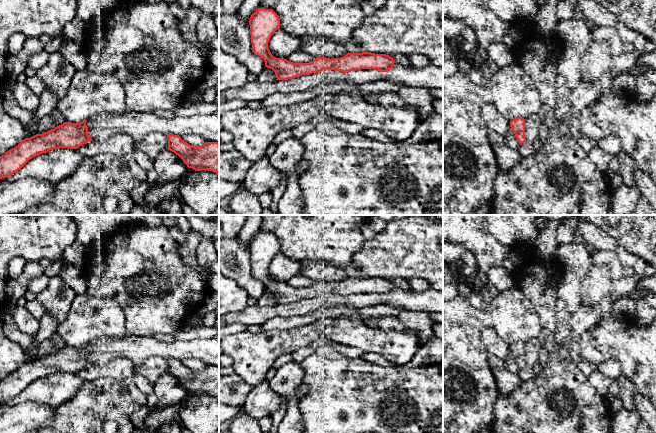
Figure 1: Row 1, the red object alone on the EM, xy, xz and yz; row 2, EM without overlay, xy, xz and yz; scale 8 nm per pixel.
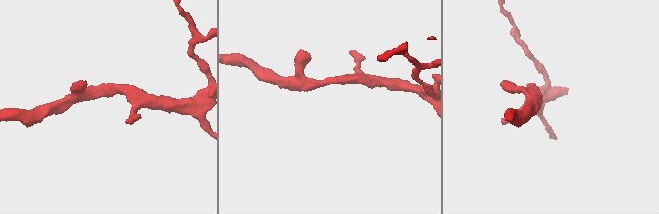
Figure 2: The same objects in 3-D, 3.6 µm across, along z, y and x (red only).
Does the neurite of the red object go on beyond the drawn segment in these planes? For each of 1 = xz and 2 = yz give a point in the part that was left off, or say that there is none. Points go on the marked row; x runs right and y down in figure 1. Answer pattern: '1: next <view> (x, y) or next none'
1: next none
2: next none

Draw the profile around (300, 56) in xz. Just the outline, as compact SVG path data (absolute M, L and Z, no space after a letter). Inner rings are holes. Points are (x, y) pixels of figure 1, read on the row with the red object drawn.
M302 50L291 54L287 58L288 61L291 61L293 63L309 63L315 59L316 59L316 57L314 57L313 55L307 54Z

